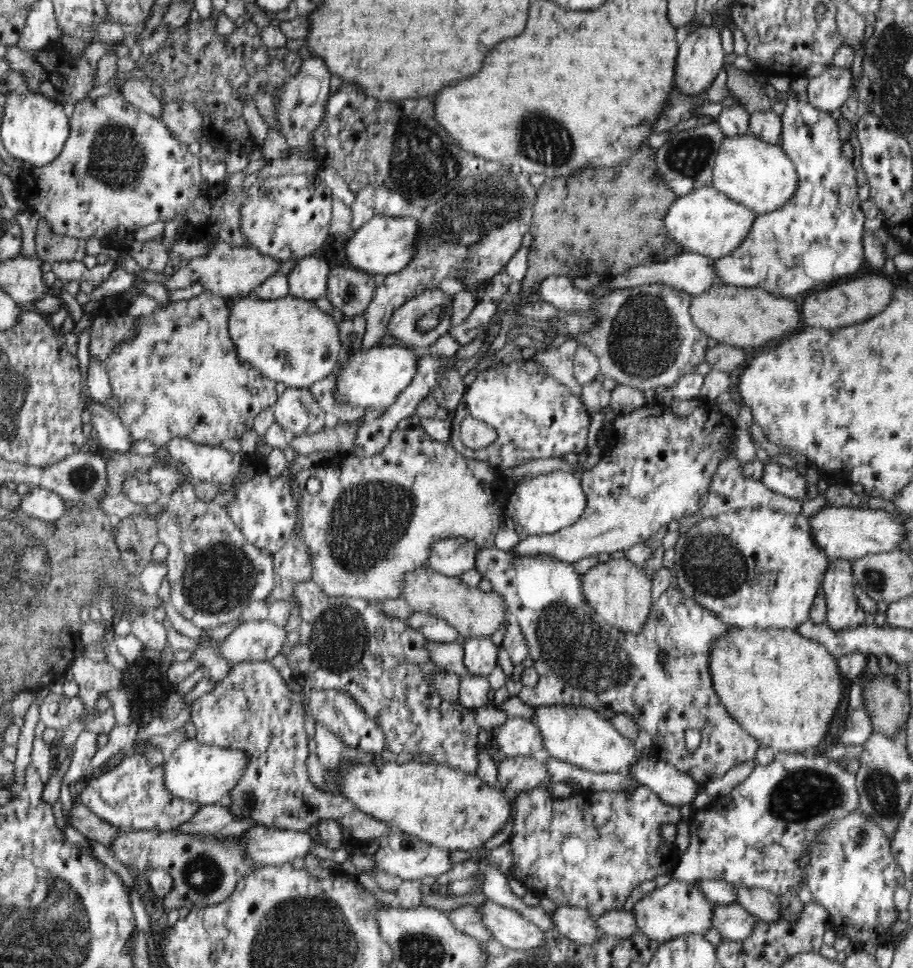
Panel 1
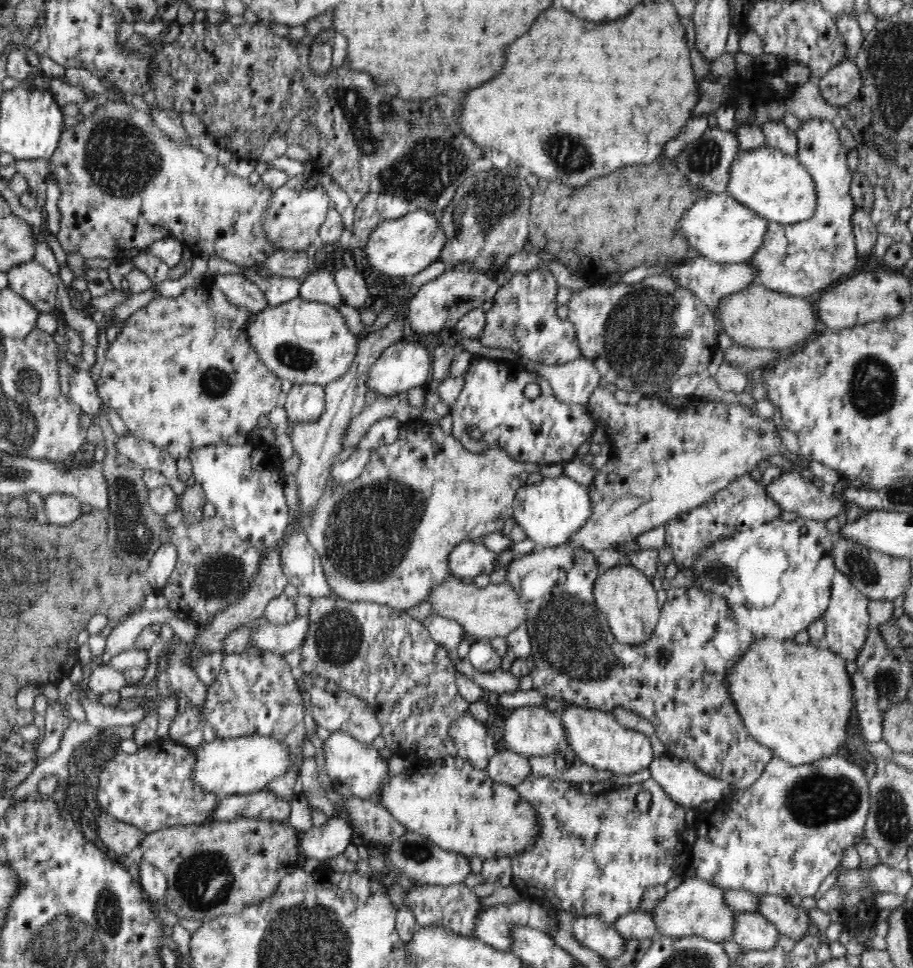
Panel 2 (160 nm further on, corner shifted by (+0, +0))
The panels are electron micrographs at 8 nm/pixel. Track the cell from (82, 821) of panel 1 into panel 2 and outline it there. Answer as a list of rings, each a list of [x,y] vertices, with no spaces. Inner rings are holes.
[[[100,811],[95,824],[102,842],[118,856],[130,854],[131,850],[139,847],[139,842],[146,836],[145,832],[139,831],[130,823],[119,822],[106,812]]]

